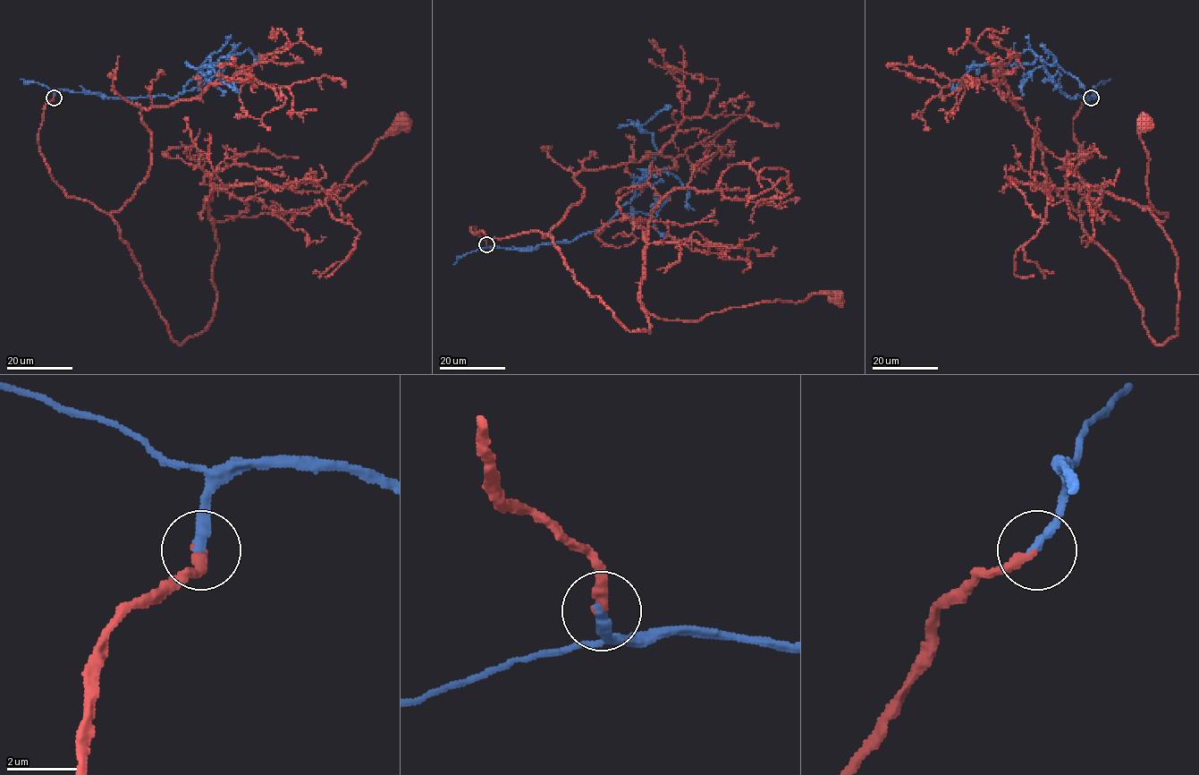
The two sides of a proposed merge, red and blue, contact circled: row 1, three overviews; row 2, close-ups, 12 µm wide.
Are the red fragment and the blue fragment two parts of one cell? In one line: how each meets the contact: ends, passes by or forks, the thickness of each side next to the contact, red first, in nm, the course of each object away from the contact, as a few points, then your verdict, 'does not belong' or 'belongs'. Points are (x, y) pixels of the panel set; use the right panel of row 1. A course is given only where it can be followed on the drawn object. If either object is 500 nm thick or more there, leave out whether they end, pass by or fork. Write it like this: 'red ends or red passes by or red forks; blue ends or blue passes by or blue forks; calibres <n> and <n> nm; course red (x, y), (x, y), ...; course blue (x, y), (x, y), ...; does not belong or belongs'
red ends; blue ends; calibres 280 and 300 nm; course red (1092, 97), (1074, 119), (1080, 221), (1162, 344), (1177, 334), (1177, 255), (1167, 213), (1148, 200), (1144, 122); course blue (1092, 97), (1093, 89), (1096, 93), (1091, 97), (1068, 97), (1039, 57), (1031, 63), (973, 65), (953, 94); belongs

